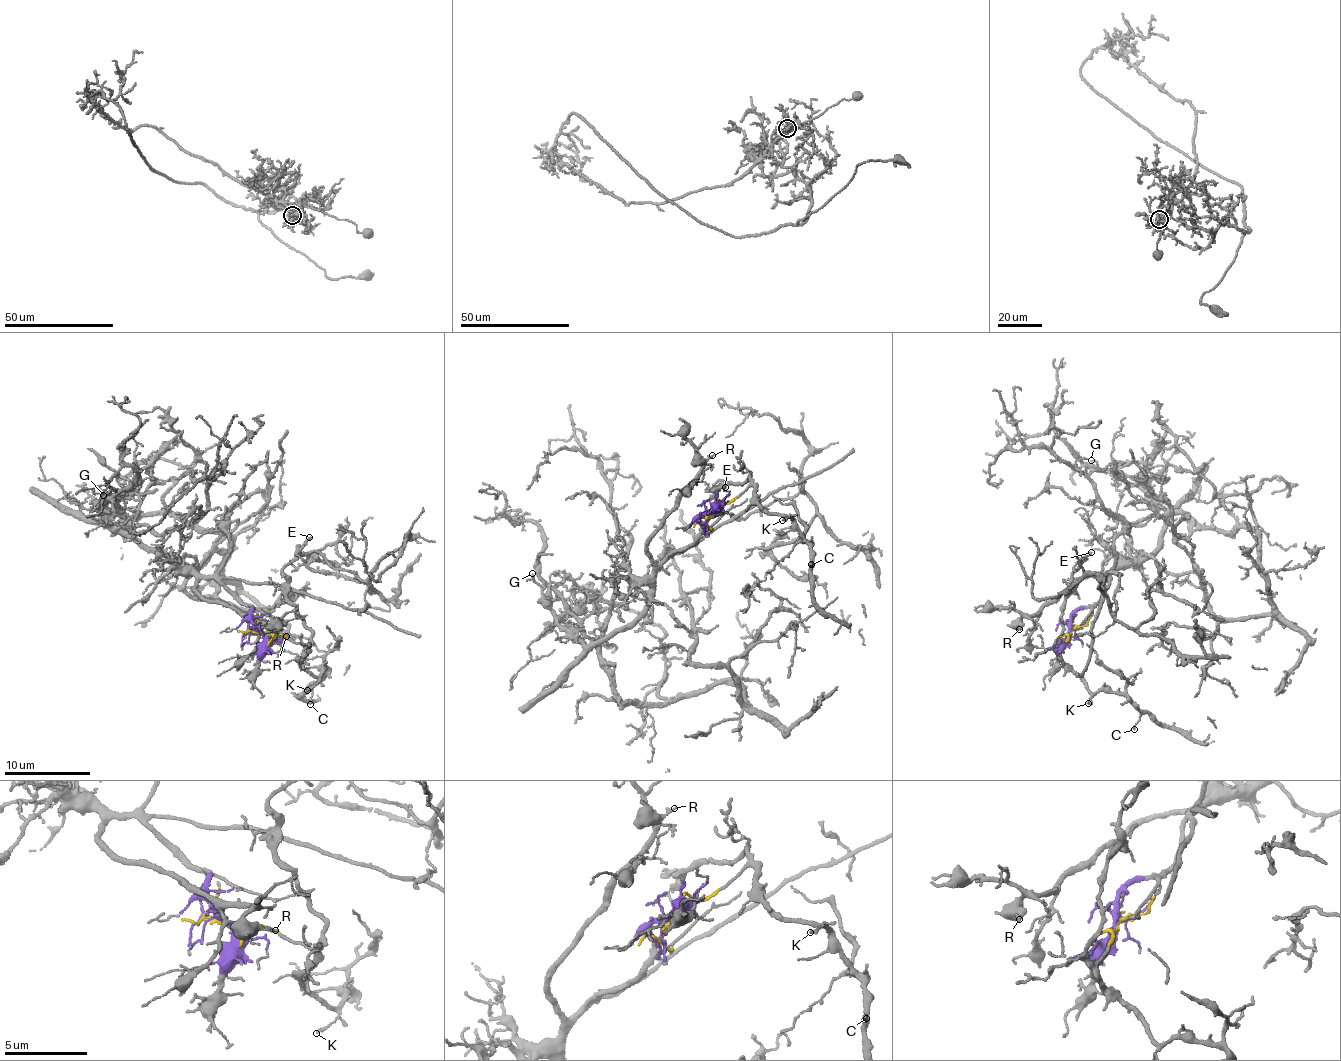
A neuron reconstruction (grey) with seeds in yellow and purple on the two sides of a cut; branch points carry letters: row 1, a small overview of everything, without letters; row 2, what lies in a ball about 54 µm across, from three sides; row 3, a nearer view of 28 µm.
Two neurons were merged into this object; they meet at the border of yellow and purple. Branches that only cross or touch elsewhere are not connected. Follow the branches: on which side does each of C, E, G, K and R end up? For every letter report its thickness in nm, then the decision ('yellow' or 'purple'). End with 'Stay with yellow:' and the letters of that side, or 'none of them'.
C: 120 nm | yellow
E: 130 nm | yellow
G: 130 nm | purple
K: 160 nm | yellow
R: 180 nm | purple
Stay with yellow: C, E, K

